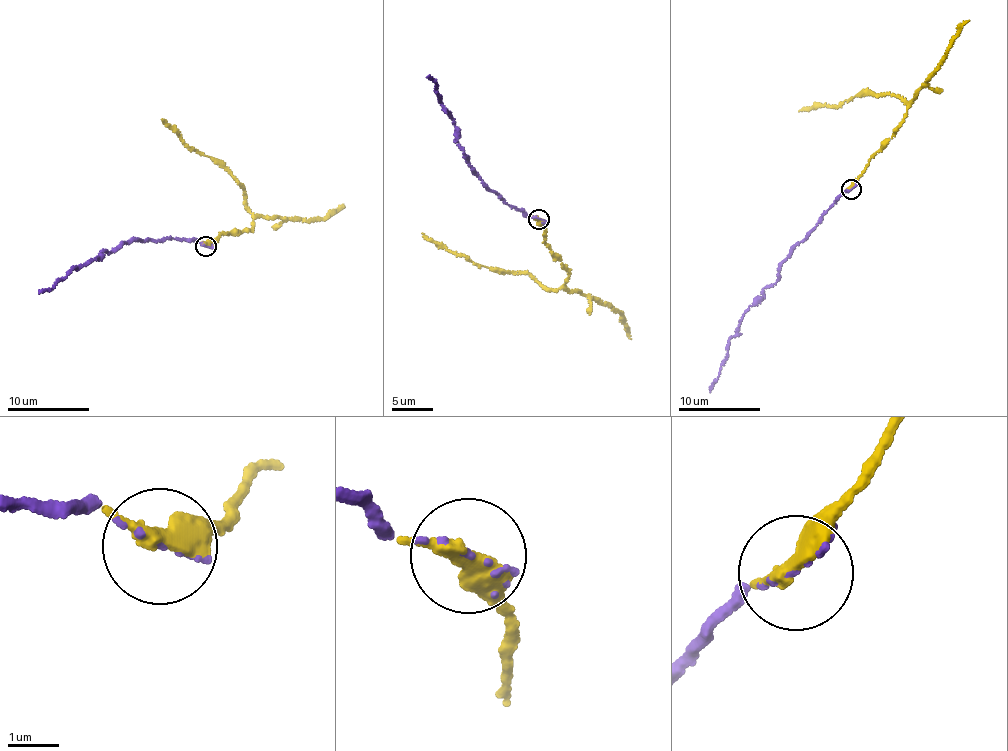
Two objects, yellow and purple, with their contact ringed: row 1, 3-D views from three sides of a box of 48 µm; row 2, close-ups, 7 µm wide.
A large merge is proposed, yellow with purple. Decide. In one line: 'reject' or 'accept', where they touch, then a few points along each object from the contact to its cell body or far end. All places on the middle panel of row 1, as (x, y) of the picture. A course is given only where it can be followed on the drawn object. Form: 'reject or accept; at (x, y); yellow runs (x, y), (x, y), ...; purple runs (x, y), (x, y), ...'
accept; at (539, 219); yellow runs (539, 218), (546, 243), (568, 270), (560, 287), (552, 290), (528, 274), (488, 267), (422, 233); purple runs (539, 218), (523, 216), (483, 186), (473, 174), (451, 119), (429, 75)

